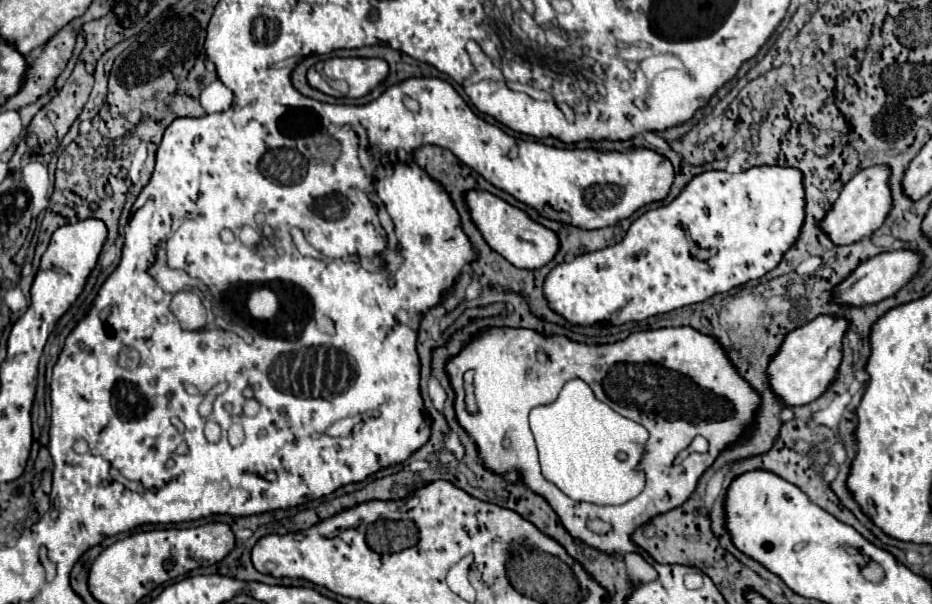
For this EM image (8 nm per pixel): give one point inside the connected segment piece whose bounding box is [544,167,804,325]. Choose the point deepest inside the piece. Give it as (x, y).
(752, 217)

